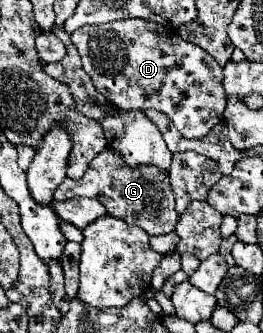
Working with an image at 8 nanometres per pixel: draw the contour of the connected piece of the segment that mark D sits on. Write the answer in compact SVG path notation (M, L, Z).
M122 19L98 27L80 27L72 33L84 71L92 77L94 87L118 109L158 109L166 113L186 139L200 139L223 120L226 97L222 91L222 67L202 47L178 39L172 29L144 19Z

